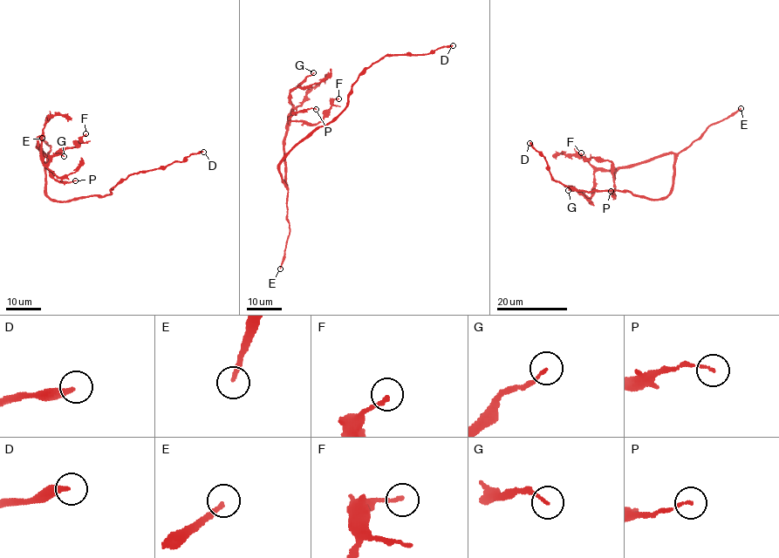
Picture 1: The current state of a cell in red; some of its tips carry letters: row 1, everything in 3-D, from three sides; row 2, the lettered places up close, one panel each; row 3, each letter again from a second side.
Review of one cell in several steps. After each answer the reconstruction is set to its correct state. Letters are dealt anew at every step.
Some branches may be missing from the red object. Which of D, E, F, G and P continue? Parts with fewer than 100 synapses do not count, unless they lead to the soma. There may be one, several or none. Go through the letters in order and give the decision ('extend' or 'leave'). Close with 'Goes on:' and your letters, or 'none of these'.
D: leave
E: extend
F: leave
G: leave
P: leave
Goes on: E

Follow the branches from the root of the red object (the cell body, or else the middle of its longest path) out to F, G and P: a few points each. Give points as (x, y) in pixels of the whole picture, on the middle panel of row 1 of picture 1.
F: (283, 159), (279, 171), (286, 187), (284, 141), (287, 125), (292, 121), (318, 124), (331, 101), (338, 98)
G: (283, 159), (279, 171), (286, 187), (284, 141), (288, 114), (292, 107), (288, 96), (291, 90), (313, 72)
P: (283, 159), (279, 171), (286, 187), (284, 141), (289, 123), (288, 118), (294, 112), (316, 109)

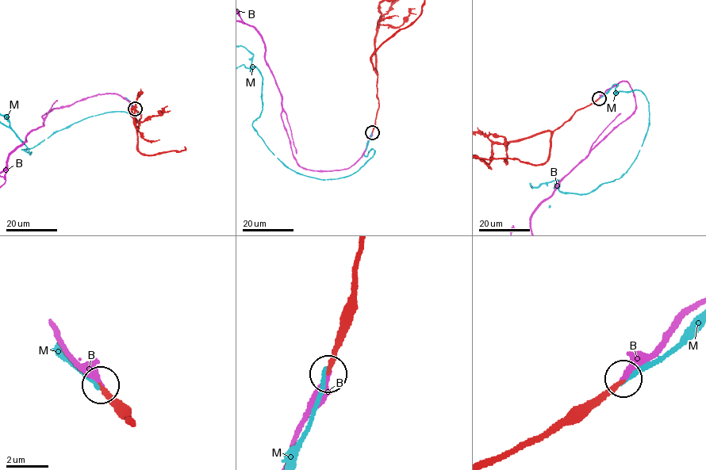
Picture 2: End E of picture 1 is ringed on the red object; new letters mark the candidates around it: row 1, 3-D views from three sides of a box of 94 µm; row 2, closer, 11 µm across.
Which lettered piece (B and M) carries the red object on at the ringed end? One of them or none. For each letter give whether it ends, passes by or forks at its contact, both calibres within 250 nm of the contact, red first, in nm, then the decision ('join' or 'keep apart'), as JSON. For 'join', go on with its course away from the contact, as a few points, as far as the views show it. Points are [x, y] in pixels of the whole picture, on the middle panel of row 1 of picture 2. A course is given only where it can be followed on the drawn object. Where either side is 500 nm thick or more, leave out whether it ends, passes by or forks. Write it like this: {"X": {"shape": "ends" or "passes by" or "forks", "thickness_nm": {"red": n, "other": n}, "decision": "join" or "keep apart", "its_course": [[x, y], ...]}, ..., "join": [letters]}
{"B": {"shape": "ends", "thickness_nm": {"red": 240, "other": 220}, "decision": "join"}, "M": {"shape": "ends", "thickness_nm": {"red": 240, "other": 190}, "decision": "keep apart"}, "join": ["B"]}

